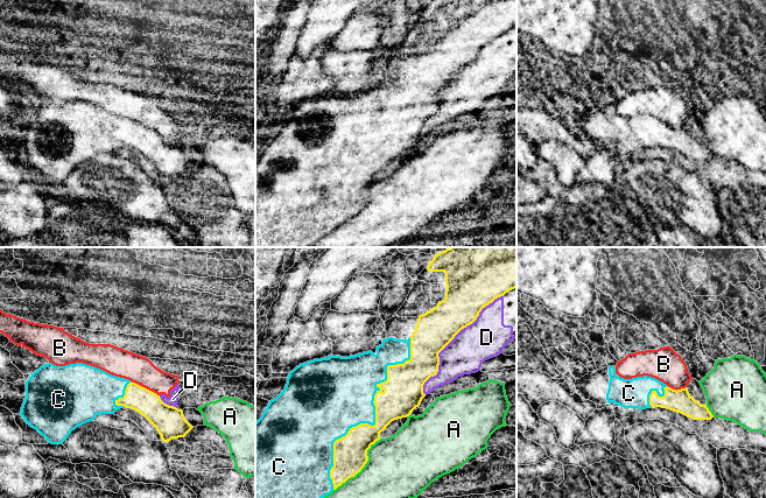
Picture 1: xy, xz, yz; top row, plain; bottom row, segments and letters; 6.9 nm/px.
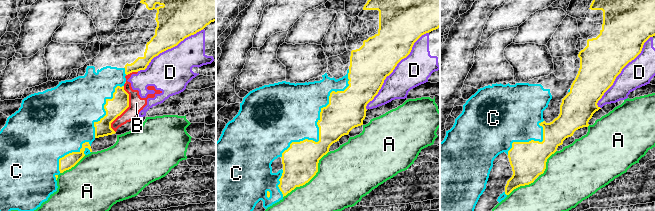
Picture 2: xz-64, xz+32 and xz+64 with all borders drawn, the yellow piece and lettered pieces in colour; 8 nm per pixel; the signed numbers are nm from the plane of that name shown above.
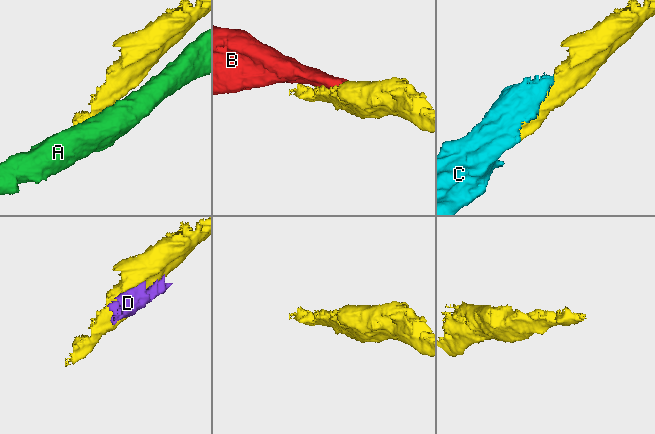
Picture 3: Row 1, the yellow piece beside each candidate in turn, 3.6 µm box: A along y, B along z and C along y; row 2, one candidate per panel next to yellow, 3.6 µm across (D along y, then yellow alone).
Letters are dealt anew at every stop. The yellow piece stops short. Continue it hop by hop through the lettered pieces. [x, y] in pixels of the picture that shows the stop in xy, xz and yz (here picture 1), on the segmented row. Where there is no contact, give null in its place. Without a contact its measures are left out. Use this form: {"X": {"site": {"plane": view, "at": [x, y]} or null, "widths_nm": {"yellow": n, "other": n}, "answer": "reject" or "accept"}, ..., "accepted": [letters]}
{"A": {"site": {"plane": "xz", "at": [364, 465]}, "widths_nm": {"yellow": 240, "other": 440}, "answer": "reject"}, "B": {"site": {"plane": "xy", "at": [143, 387]}, "widths_nm": {"yellow": 180, "other": 190}, "answer": "reject"}, "C": {"site": {"plane": "xz", "at": [376, 415]}, "widths_nm": {"yellow": 280, "other": 400}, "answer": "accept"}, "D": {"site": {"plane": "xz", "at": [451, 339]}, "widths_nm": {"yellow": 260, "other": 280}, "answer": "reject"}, "accepted": ["C"]}

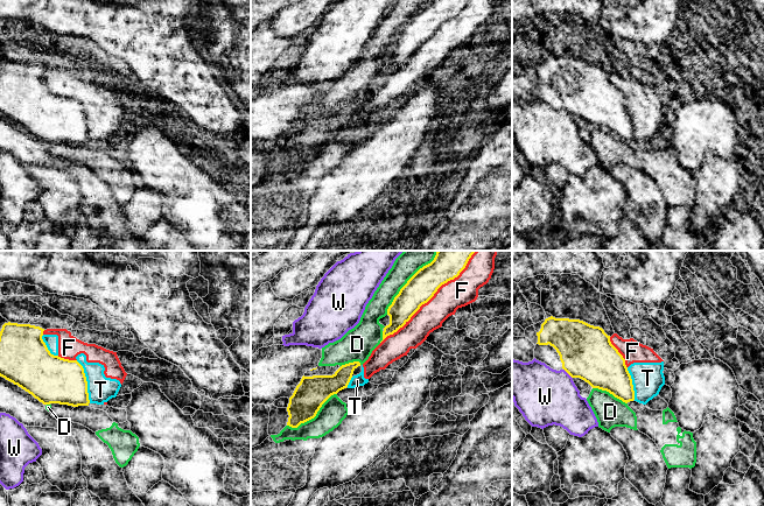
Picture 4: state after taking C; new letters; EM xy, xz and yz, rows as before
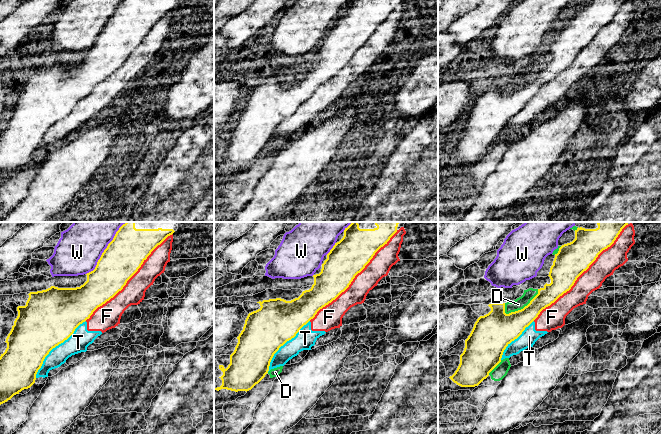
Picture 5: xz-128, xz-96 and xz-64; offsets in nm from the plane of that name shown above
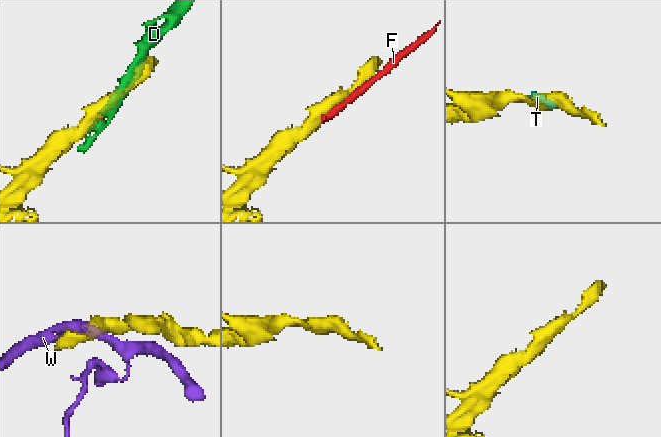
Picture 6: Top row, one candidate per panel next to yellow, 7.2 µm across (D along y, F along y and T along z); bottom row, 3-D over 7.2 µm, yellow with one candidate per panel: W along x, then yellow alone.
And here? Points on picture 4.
{"D": {"site": {"plane": "xz", "at": [407, 281]}, "widths_nm": {"yellow": 200, "other": 220}, "answer": "reject"}, "F": {"site": {"plane": "xz", "at": [430, 297]}, "widths_nm": {"yellow": 200, "other": 200}, "answer": "reject"}, "T": {"site": {"plane": "xy", "at": [86, 381]}, "widths_nm": {"yellow": 340, "other": 180}, "answer": "reject"}, "W": {"site": {"plane": "yz", "at": [567, 372]}, "widths_nm": {"yellow": 360, "other": 400}, "answer": "reject"}, "accepted": []}

